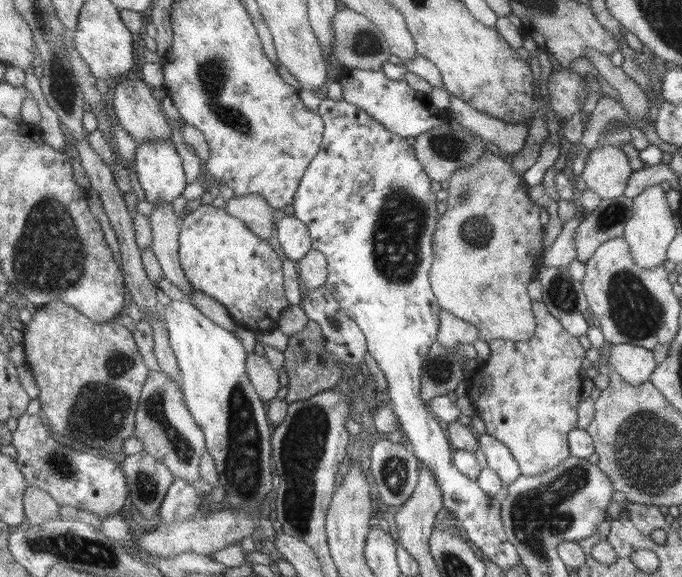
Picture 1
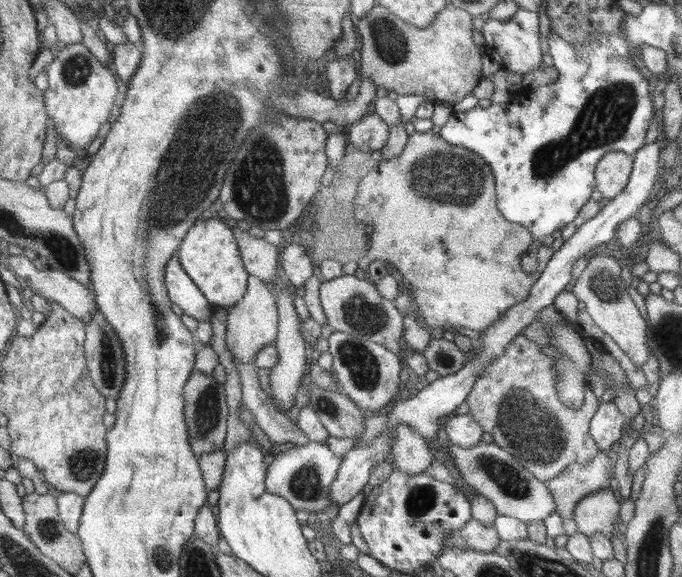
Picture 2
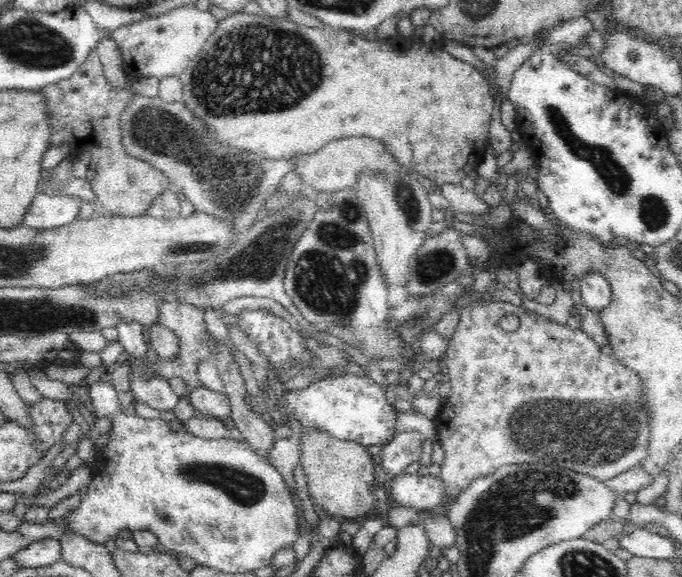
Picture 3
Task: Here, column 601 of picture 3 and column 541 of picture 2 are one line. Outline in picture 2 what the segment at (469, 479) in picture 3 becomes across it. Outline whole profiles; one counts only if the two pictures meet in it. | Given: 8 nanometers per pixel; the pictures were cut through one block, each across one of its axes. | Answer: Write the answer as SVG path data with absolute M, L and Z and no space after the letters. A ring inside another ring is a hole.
M520 333L508 343L506 351L494 357L494 361L490 361L482 372L484 373L476 377L466 397L469 414L473 416L484 433L492 435L493 444L506 450L521 466L534 474L535 478L544 482L550 481L568 466L575 463L588 464L594 459L599 449L592 439L589 425L600 402L594 395L591 385L586 383L585 400L580 409L572 409L564 405L554 387L558 378L558 373L554 369L554 359L542 352L541 345L532 341L526 334Z

